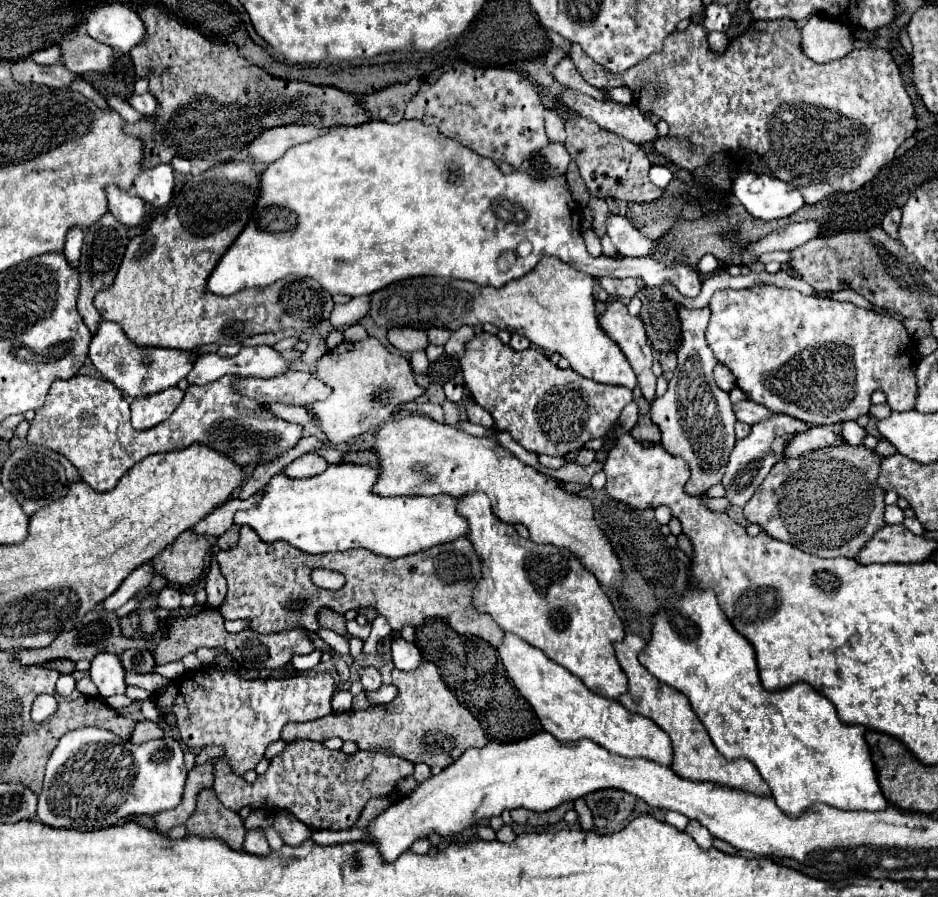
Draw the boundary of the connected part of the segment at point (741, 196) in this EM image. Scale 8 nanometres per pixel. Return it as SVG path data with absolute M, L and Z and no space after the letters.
M744 172L734 180L732 192L754 218L762 220L784 218L804 206L798 188L768 174Z

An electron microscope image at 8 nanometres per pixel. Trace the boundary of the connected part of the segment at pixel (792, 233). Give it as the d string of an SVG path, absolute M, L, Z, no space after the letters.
M816 220L792 224L792 226L786 226L786 228L772 232L764 240L752 244L750 252L752 254L764 254L764 252L772 252L772 250L792 250L792 248L798 248L804 242L818 238L818 236L822 236L822 226Z

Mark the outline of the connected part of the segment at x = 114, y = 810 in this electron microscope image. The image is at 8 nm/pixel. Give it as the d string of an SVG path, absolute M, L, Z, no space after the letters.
M72 730L58 740L46 764L44 788L38 796L38 820L54 828L98 830L136 814L154 816L180 804L186 774L184 752L172 738L136 746L108 730Z

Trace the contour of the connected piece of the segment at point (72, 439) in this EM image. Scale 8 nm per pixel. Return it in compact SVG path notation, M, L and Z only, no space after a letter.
M226 374L216 382L204 386L188 386L180 406L172 416L152 430L134 430L130 426L130 406L118 388L106 384L102 378L74 376L72 380L54 380L46 396L46 404L36 410L30 422L28 442L66 456L96 492L110 492L120 476L136 462L150 454L182 450L188 444L204 444L222 456L228 456L242 468L254 464L268 464L294 448L302 438L300 424L286 424L286 430L274 432L276 426L266 422L280 422L272 412L264 410L252 398L234 390L236 376Z

